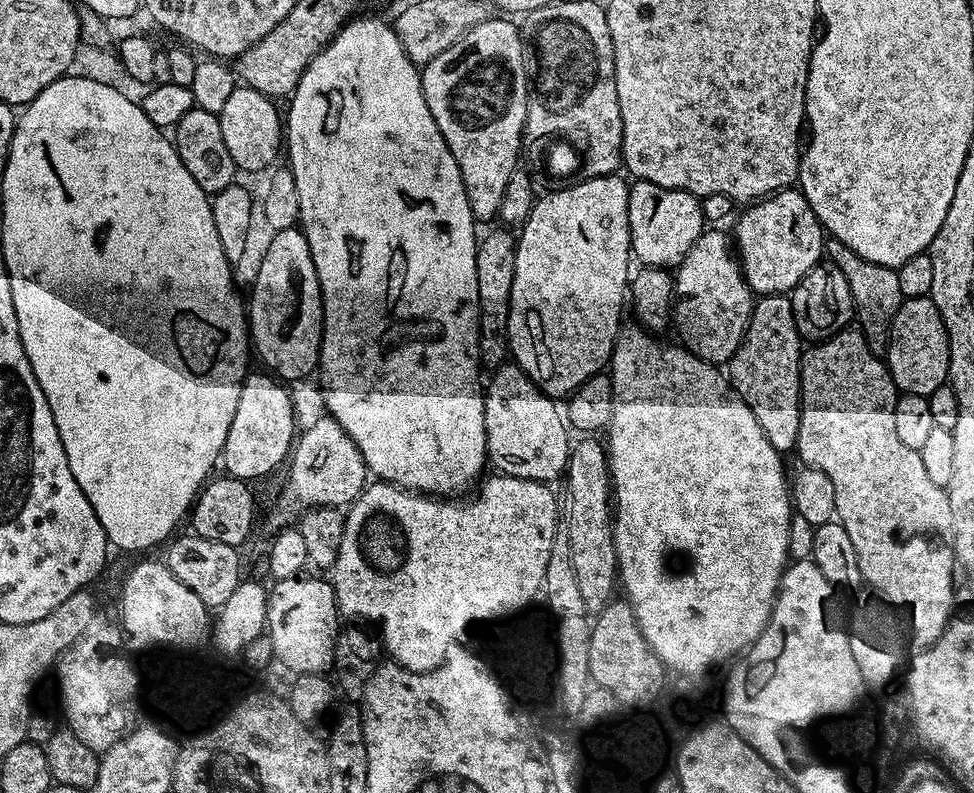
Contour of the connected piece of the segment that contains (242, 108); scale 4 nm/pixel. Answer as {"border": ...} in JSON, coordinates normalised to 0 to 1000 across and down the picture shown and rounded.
{"border":[[[243,108],[240,119],[236,119],[236,125],[232,127],[232,134],[228,134],[224,144],[232,189],[236,189],[236,199],[240,199],[247,218],[267,217],[275,211],[278,213],[284,206],[283,190],[286,187],[289,190],[290,187],[290,146],[289,142],[287,146],[283,142],[279,131],[282,130],[265,113]]]}

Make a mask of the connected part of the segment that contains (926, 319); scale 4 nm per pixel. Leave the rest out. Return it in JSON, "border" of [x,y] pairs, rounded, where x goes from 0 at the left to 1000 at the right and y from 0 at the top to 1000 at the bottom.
{"border":[[[956,377],[929,378],[916,404],[910,440],[910,463],[923,493],[933,499],[953,499],[973,479],[973,422],[965,393]]]}

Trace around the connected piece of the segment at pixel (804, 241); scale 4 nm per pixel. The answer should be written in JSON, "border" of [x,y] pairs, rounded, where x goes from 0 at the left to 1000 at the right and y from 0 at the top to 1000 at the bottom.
{"border":[[[816,236],[803,237],[775,255],[760,272],[754,293],[754,313],[758,319],[764,353],[773,369],[799,373],[812,369],[821,352],[833,338],[843,332],[846,323],[848,294],[836,270],[824,242]]]}

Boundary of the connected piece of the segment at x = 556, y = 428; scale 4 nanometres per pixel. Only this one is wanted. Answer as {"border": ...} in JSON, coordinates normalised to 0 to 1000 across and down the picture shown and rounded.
{"border":[[[518,456],[513,460],[512,464],[508,465],[504,470],[505,480],[500,480],[499,493],[497,494],[497,536],[499,537],[499,557],[501,559],[501,579],[503,581],[504,589],[510,596],[516,598],[518,600],[527,600],[528,603],[540,603],[541,605],[557,605],[560,608],[568,608],[576,599],[580,599],[583,578],[585,574],[585,555],[583,560],[583,545],[585,546],[584,536],[581,533],[580,526],[577,523],[576,516],[575,520],[571,516],[572,506],[568,501],[561,498],[557,492],[548,483],[541,472],[535,467],[533,459],[529,456]]]}

